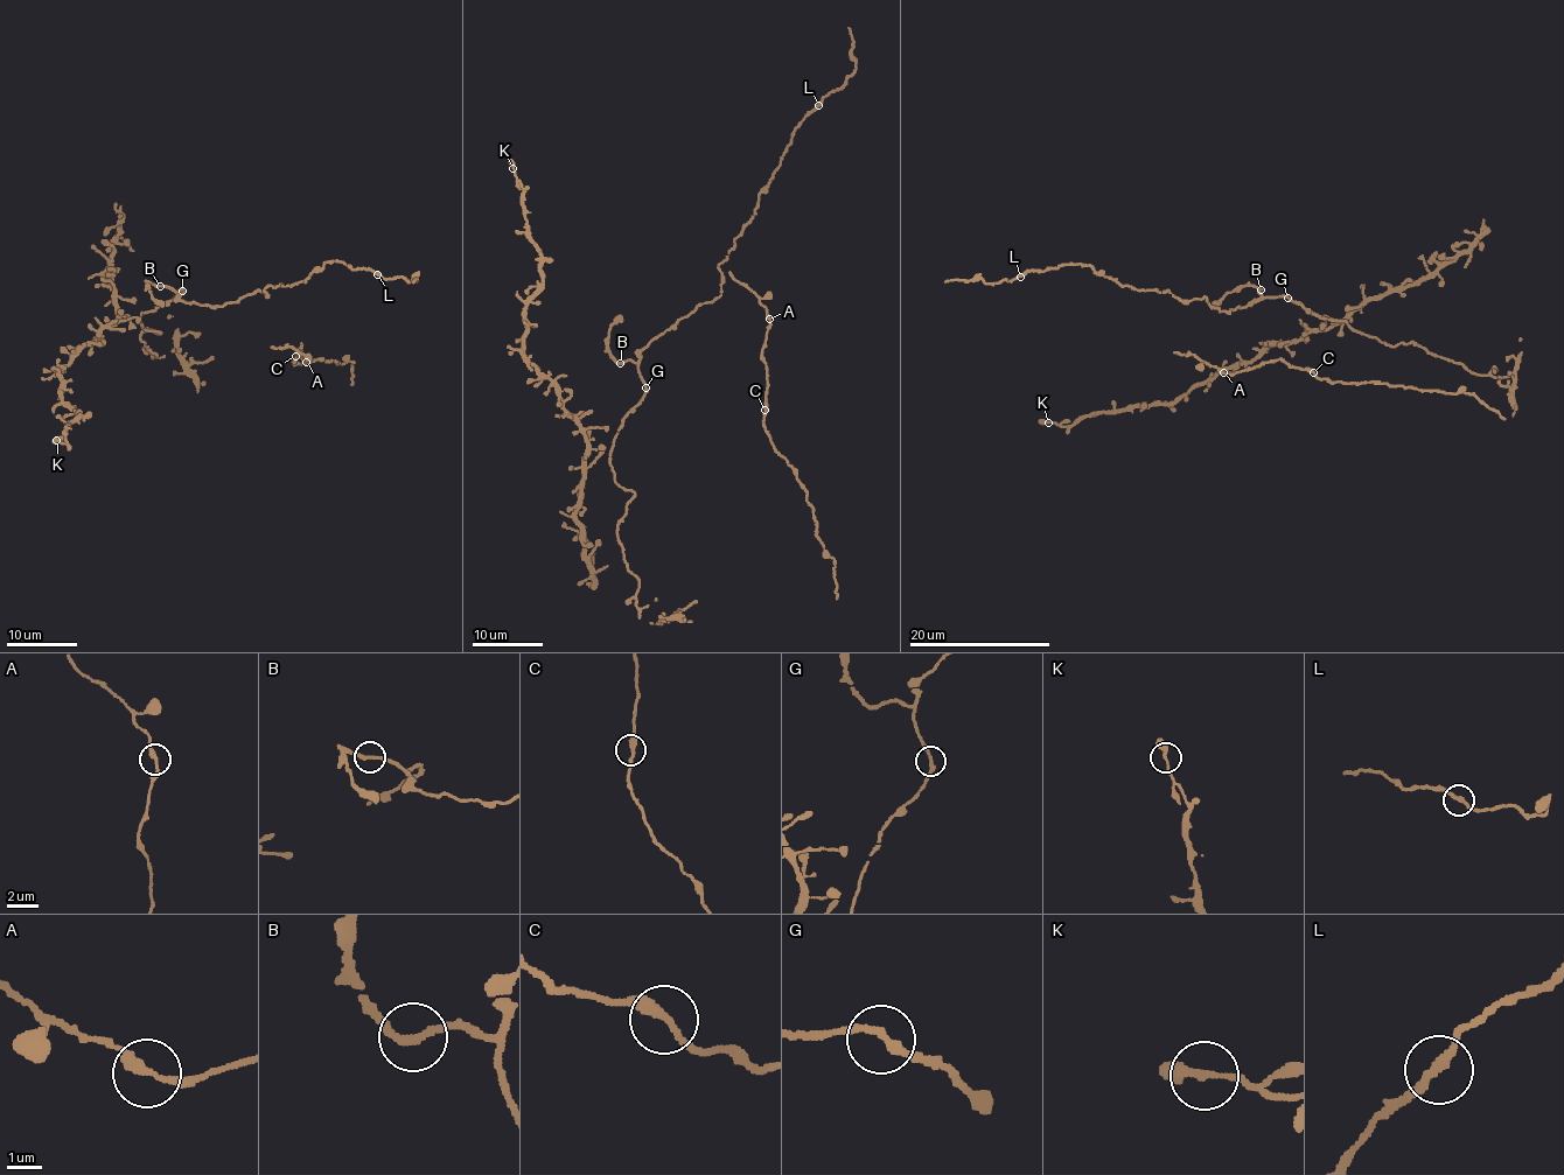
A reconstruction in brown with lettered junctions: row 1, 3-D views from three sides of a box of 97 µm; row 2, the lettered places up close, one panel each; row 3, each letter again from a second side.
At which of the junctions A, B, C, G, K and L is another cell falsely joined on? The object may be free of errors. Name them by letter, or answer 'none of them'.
none of them

